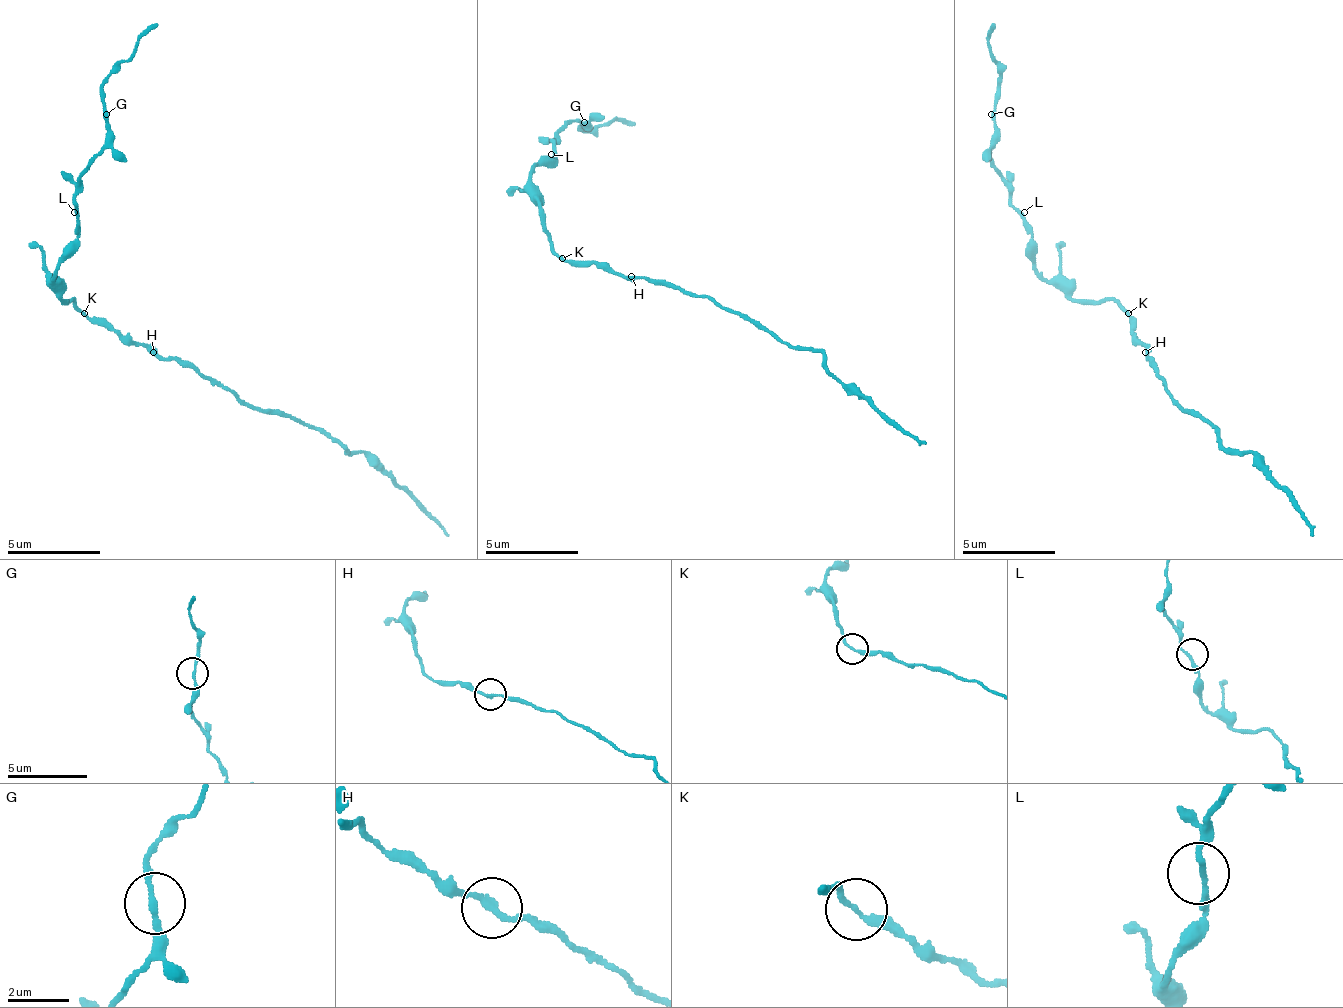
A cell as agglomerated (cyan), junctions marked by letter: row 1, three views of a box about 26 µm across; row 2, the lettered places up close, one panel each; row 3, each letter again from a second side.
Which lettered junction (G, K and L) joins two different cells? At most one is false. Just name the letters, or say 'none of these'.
none of these

